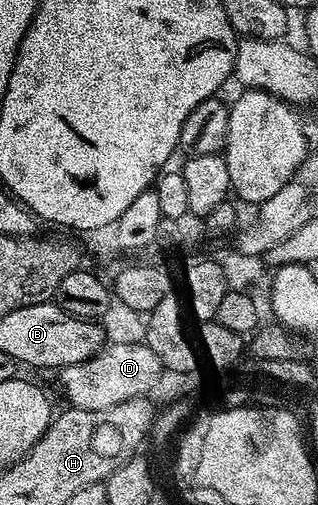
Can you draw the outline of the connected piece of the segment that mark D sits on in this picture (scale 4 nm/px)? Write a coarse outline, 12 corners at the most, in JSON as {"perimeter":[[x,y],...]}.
{"perimeter":[[143,342],[60,369],[70,405],[106,410],[152,393],[163,369]]}

